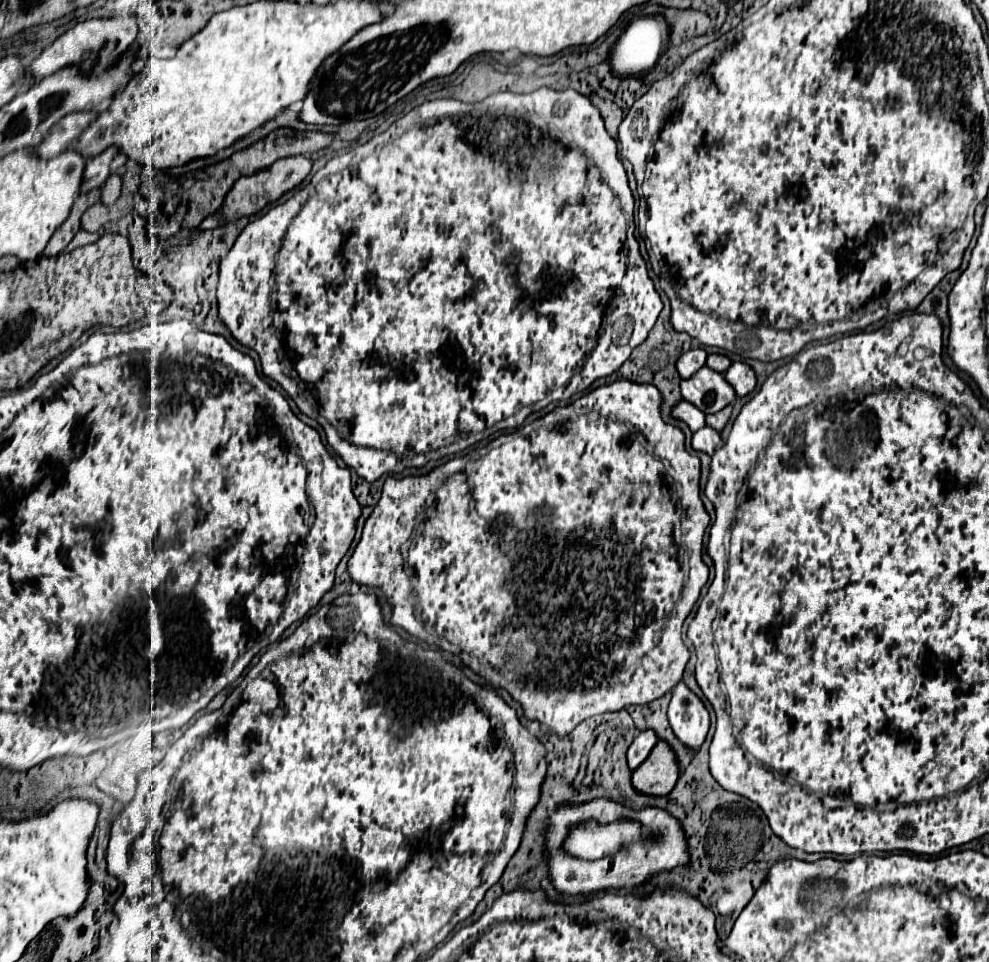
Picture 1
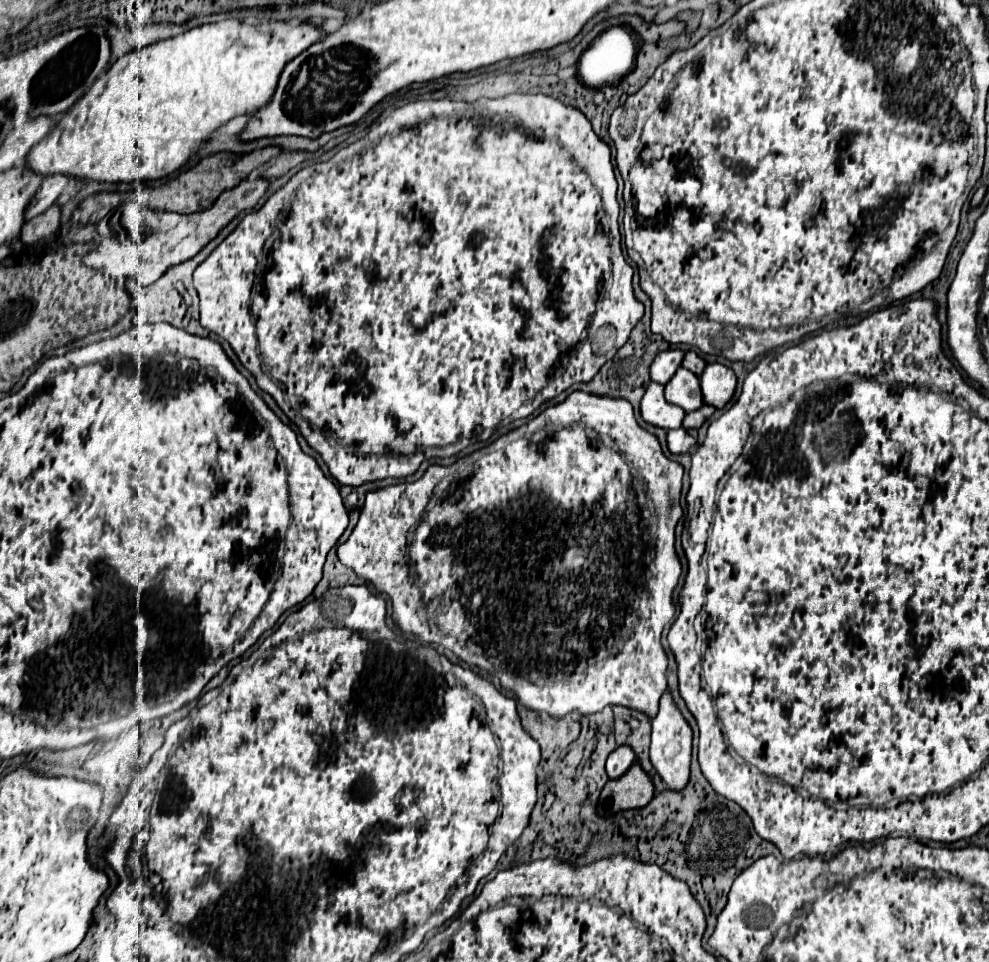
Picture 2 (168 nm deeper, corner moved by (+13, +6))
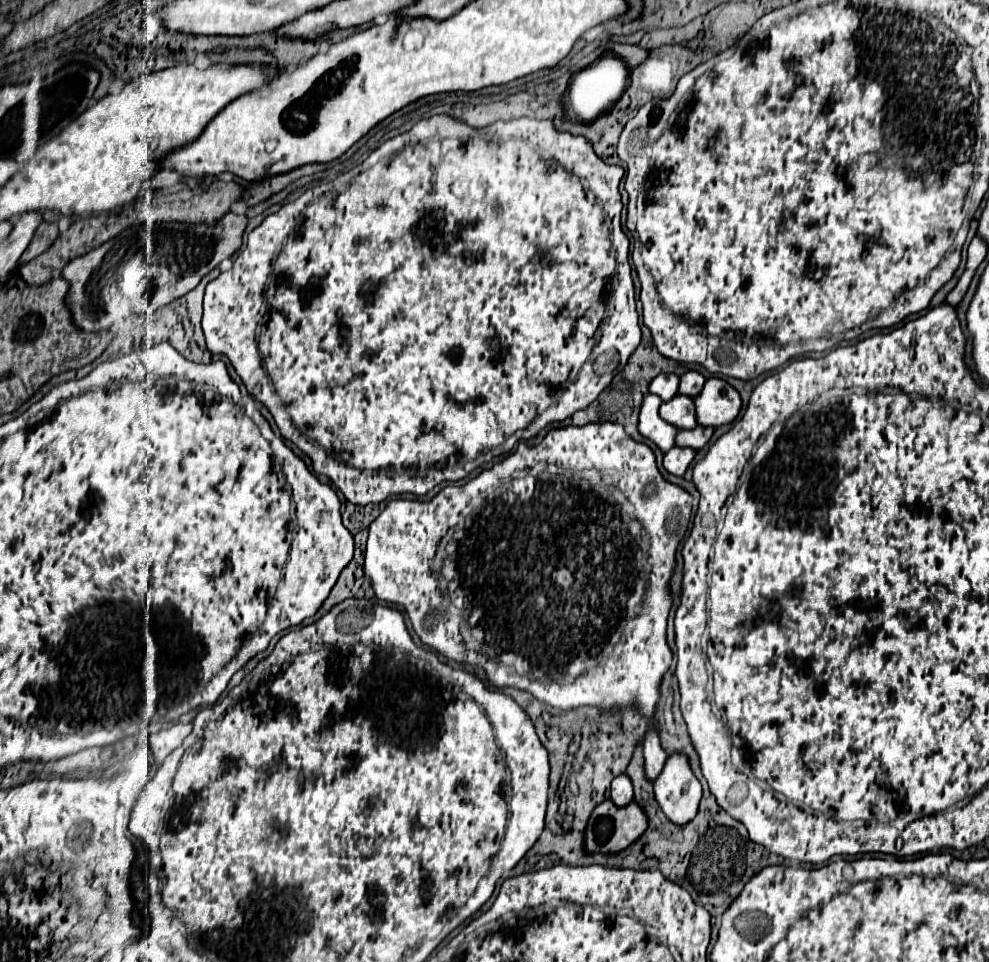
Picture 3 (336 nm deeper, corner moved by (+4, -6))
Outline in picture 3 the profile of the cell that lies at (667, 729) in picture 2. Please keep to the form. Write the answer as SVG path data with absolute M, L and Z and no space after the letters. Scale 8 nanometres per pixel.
M683 754L667 758L661 776L655 780L655 800L663 814L677 826L689 824L697 814L701 800L701 784L693 776Z

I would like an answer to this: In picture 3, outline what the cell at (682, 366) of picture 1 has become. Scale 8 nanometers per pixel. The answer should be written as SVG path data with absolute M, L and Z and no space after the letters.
M661 374L649 384L649 392L659 396L663 402L667 402L667 400L671 400L677 394L677 386L679 386L679 376Z

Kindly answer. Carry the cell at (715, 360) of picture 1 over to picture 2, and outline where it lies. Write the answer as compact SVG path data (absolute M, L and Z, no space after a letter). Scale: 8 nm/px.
M690 350L690 352L686 352L686 356L684 356L684 362L682 362L682 366L684 368L688 368L690 372L694 372L694 374L702 374L704 372L704 368L706 368L706 362L694 352L694 350Z

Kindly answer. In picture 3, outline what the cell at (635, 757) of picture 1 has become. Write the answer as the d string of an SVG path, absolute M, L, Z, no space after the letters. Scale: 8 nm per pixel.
M621 774L621 776L617 776L613 780L613 784L611 784L611 800L619 808L633 802L633 784L625 774Z

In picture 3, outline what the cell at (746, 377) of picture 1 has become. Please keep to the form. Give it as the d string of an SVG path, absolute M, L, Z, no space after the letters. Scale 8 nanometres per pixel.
M709 378L701 390L699 396L695 396L695 416L697 416L697 424L699 426L723 426L723 424L731 424L737 414L741 410L741 398L737 394L737 390L733 386L729 386L725 380L721 378Z

